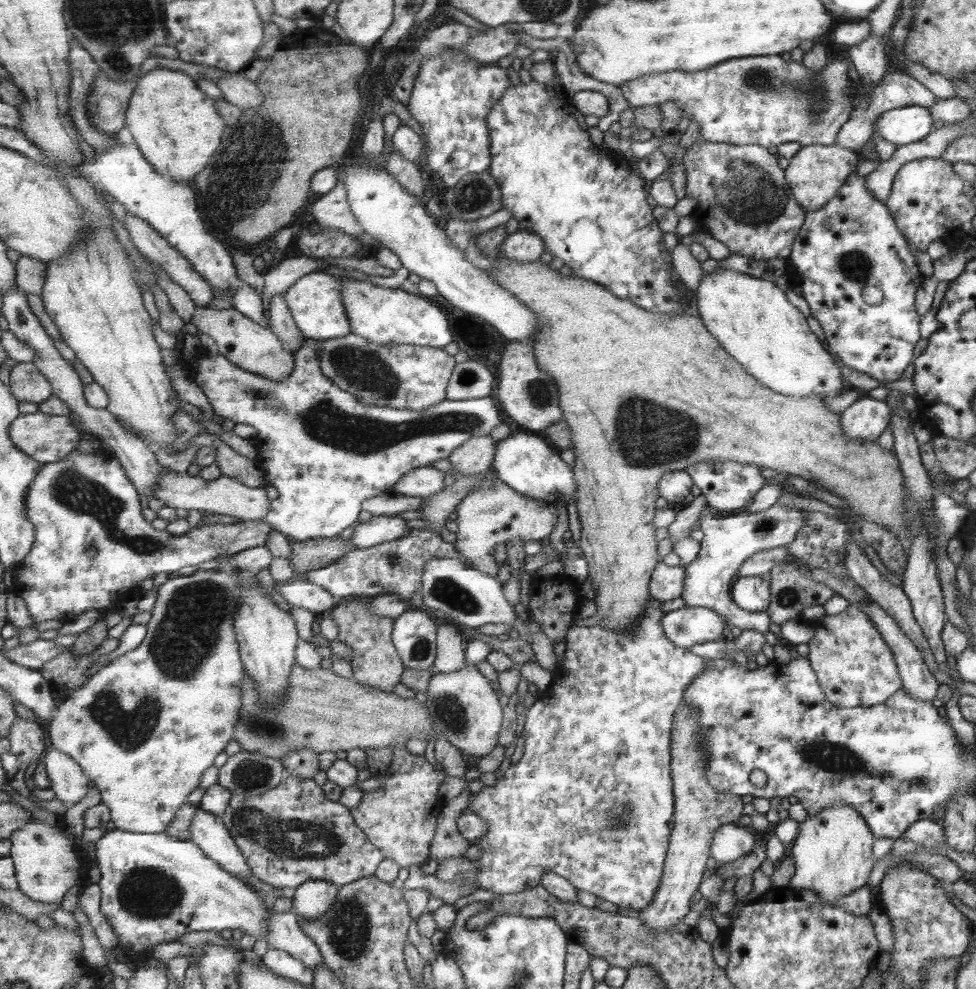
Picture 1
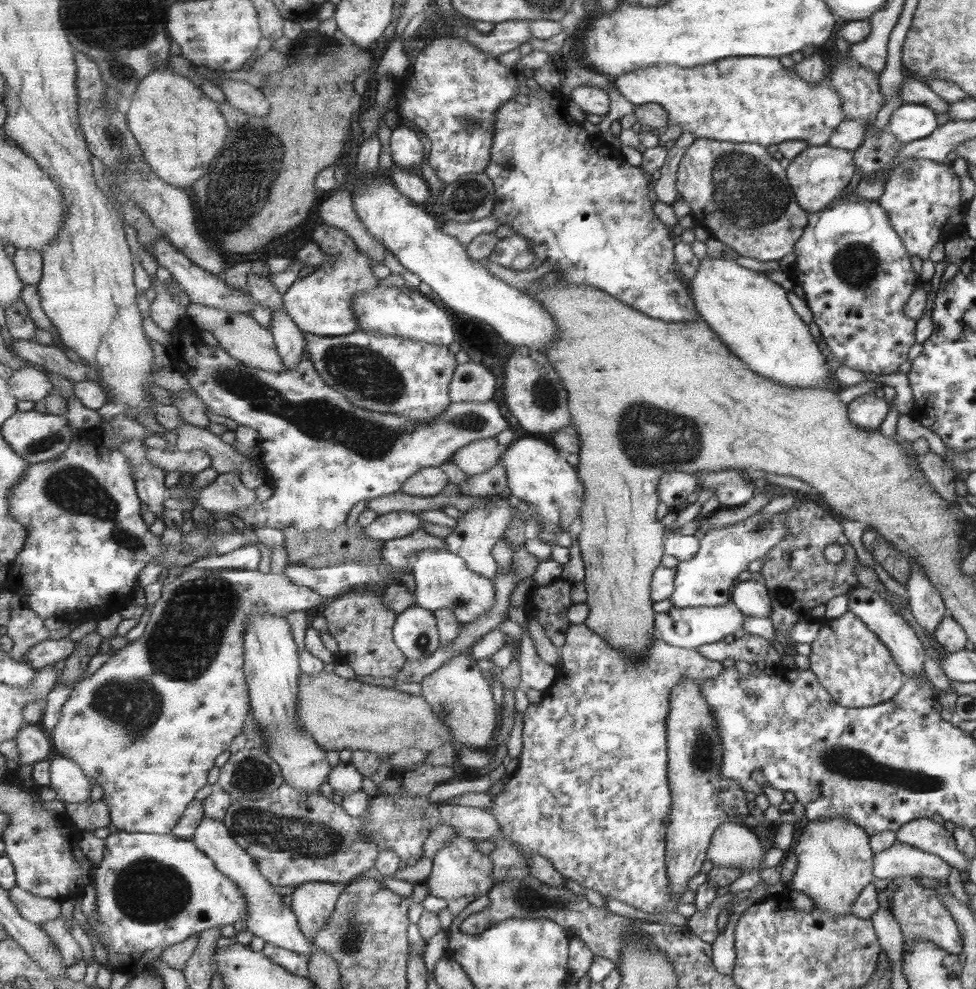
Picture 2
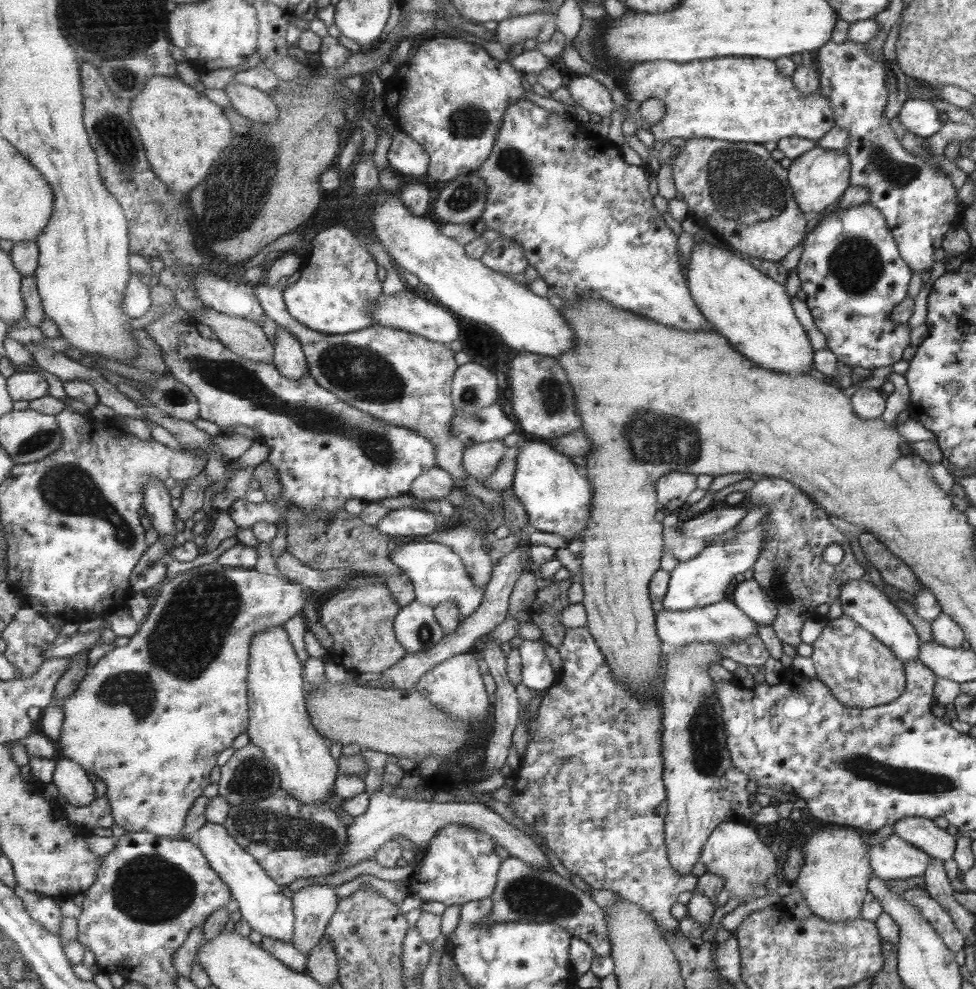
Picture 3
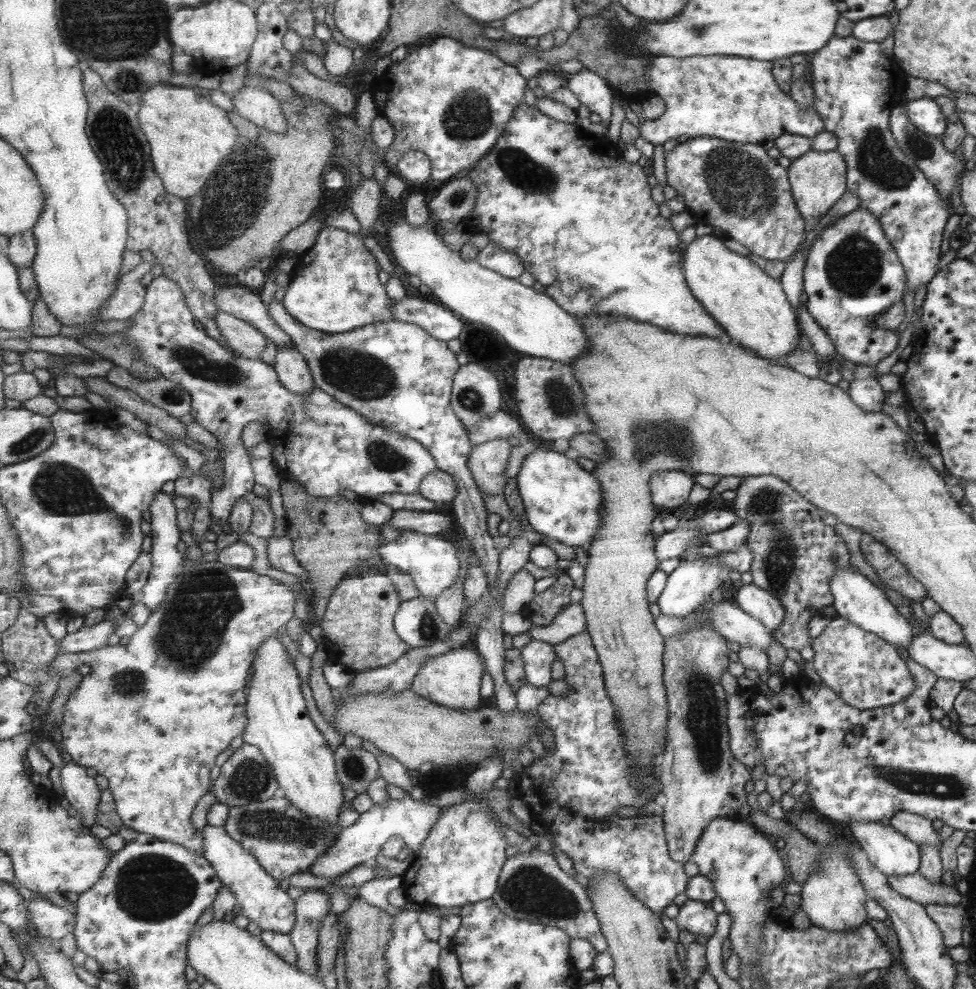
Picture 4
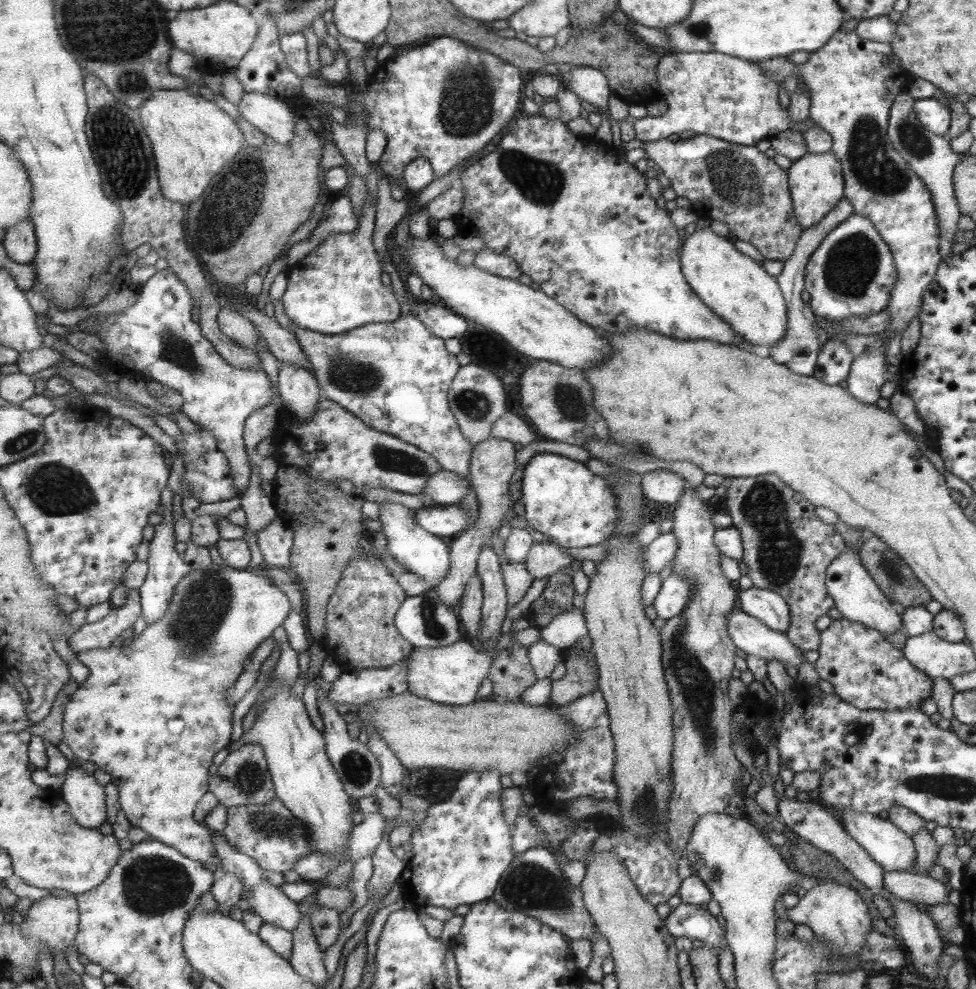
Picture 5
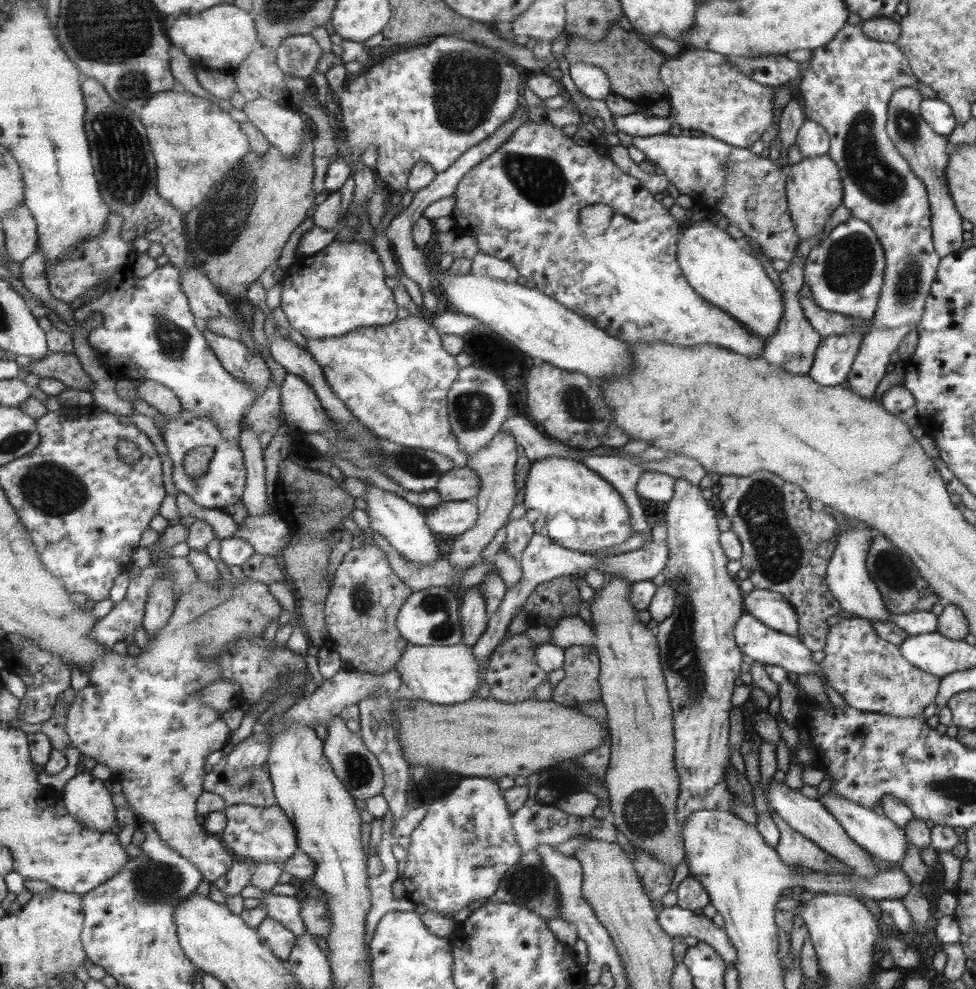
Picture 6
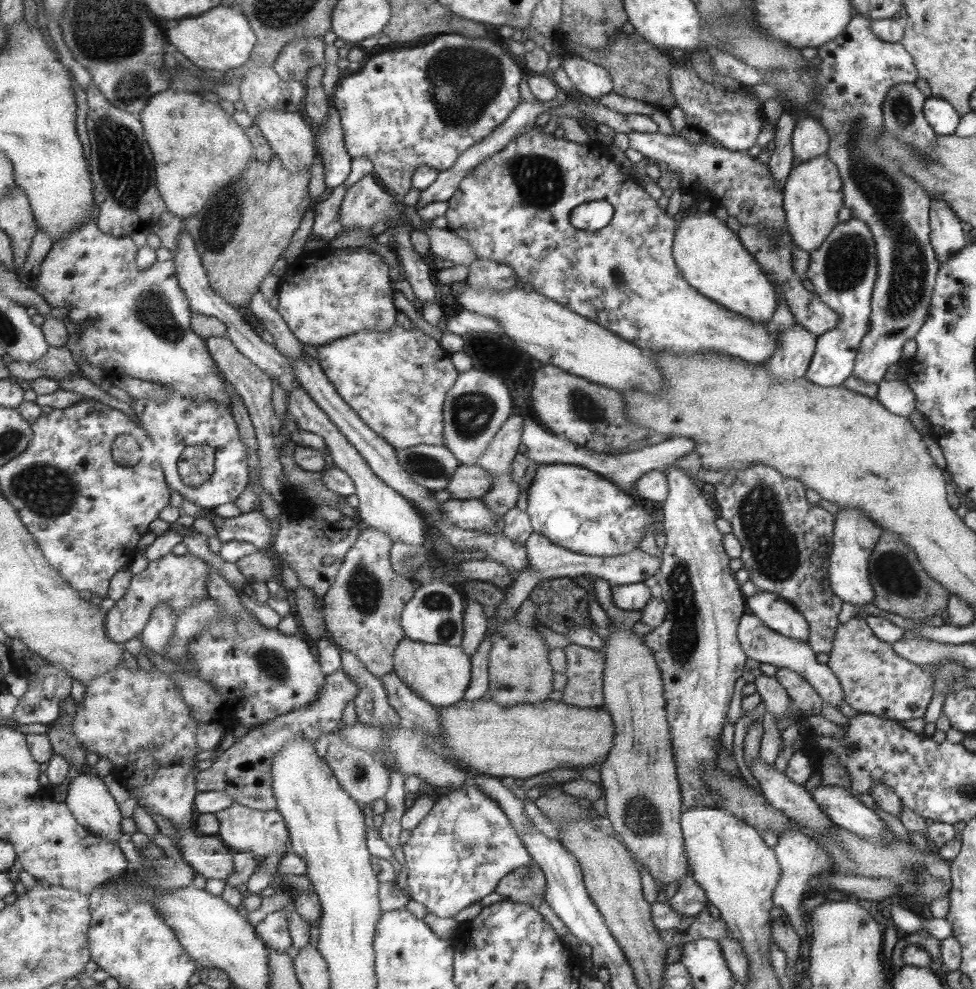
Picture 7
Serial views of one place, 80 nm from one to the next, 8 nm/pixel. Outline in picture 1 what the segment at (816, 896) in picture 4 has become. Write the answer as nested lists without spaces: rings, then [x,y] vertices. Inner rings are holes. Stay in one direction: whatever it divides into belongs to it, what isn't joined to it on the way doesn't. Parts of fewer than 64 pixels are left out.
[[[834,802],[815,816],[806,816],[798,823],[795,841],[792,841],[790,853],[794,860],[794,875],[786,886],[816,892],[822,902],[838,907],[840,898],[860,889],[868,881],[875,866],[871,857],[874,839],[867,822],[848,803]]]

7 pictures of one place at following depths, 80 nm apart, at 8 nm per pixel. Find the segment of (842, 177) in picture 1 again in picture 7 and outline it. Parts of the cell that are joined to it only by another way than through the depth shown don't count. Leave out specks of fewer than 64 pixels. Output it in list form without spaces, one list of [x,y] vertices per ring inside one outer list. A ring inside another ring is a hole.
[[[821,154],[791,168],[783,190],[788,236],[801,250],[813,252],[839,224],[837,213],[844,207],[843,180],[835,164],[826,158],[826,154]]]

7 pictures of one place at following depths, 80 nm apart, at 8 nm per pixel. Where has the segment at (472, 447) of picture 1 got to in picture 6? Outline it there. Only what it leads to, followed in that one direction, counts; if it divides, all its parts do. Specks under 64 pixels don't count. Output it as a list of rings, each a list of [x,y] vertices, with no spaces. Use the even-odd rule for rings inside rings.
[[[508,432],[495,434],[488,443],[480,448],[473,456],[468,457],[466,466],[473,469],[480,478],[480,492],[473,498],[476,504],[478,515],[475,524],[462,532],[453,543],[446,549],[444,555],[449,564],[454,568],[454,580],[447,586],[447,590],[458,587],[456,582],[460,572],[468,566],[474,565],[481,560],[479,552],[493,538],[493,535],[507,521],[507,516],[511,512],[515,502],[516,488],[514,485],[514,464],[517,458],[515,451],[516,442]]]

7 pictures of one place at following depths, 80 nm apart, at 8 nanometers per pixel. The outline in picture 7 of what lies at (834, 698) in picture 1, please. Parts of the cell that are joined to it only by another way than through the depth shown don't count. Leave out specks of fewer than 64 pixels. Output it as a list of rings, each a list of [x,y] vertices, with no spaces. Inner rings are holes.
[[[851,619],[837,625],[833,647],[825,664],[837,678],[843,700],[862,714],[902,722],[920,720],[933,696],[933,678],[915,663],[900,658],[891,644],[876,638],[864,619]]]

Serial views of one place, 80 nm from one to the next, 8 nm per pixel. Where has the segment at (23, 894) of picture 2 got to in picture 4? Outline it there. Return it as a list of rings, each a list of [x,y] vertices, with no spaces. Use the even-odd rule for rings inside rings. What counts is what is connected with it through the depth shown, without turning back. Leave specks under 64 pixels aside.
[[[45,897],[30,899],[28,903],[30,918],[42,936],[46,936],[59,945],[59,942],[74,934],[77,924],[77,914],[67,912],[63,907],[53,904]]]

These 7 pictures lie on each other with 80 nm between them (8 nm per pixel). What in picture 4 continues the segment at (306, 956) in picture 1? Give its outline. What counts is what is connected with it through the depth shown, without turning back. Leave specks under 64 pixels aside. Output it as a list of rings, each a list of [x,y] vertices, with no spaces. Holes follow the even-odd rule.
[[[207,825],[204,828],[205,835],[205,850],[204,856],[212,862],[213,868],[220,875],[221,880],[225,885],[236,894],[238,904],[242,908],[242,912],[251,920],[251,922],[257,924],[262,931],[277,931],[283,934],[290,934],[294,929],[297,921],[296,914],[296,901],[291,899],[287,891],[283,891],[279,885],[279,881],[273,878],[273,875],[261,866],[261,863],[254,857],[244,846],[237,842],[234,838],[229,836],[228,831],[223,826]]]

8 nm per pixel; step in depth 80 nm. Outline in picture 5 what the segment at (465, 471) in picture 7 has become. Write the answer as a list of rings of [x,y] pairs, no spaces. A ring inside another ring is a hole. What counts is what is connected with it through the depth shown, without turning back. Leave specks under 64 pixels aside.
[[[439,470],[429,478],[424,493],[437,504],[456,504],[468,493],[470,485],[470,479],[462,479],[461,475],[454,472]]]

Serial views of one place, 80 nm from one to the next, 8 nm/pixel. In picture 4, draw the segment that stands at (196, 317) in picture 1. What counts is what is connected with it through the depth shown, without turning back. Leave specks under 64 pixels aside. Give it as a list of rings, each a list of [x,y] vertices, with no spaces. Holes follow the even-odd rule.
[[[221,310],[215,318],[217,318],[222,335],[230,342],[231,348],[241,357],[257,359],[265,350],[267,337],[246,320]]]

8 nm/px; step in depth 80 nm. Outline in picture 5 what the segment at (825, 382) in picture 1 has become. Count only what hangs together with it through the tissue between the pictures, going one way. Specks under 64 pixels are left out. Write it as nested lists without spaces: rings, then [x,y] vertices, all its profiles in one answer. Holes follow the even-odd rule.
[[[710,228],[693,230],[685,237],[680,254],[685,280],[701,302],[747,342],[747,346],[776,345],[787,332],[787,311],[776,279],[769,276],[761,263],[743,255],[726,237],[717,236]]]

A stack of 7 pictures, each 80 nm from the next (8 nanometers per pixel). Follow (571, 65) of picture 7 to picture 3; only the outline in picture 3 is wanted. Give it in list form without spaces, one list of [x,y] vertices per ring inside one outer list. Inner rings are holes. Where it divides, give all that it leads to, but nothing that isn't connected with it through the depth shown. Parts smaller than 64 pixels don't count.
[[[572,75],[566,80],[571,98],[590,114],[612,116],[614,104],[607,88],[589,75]]]

